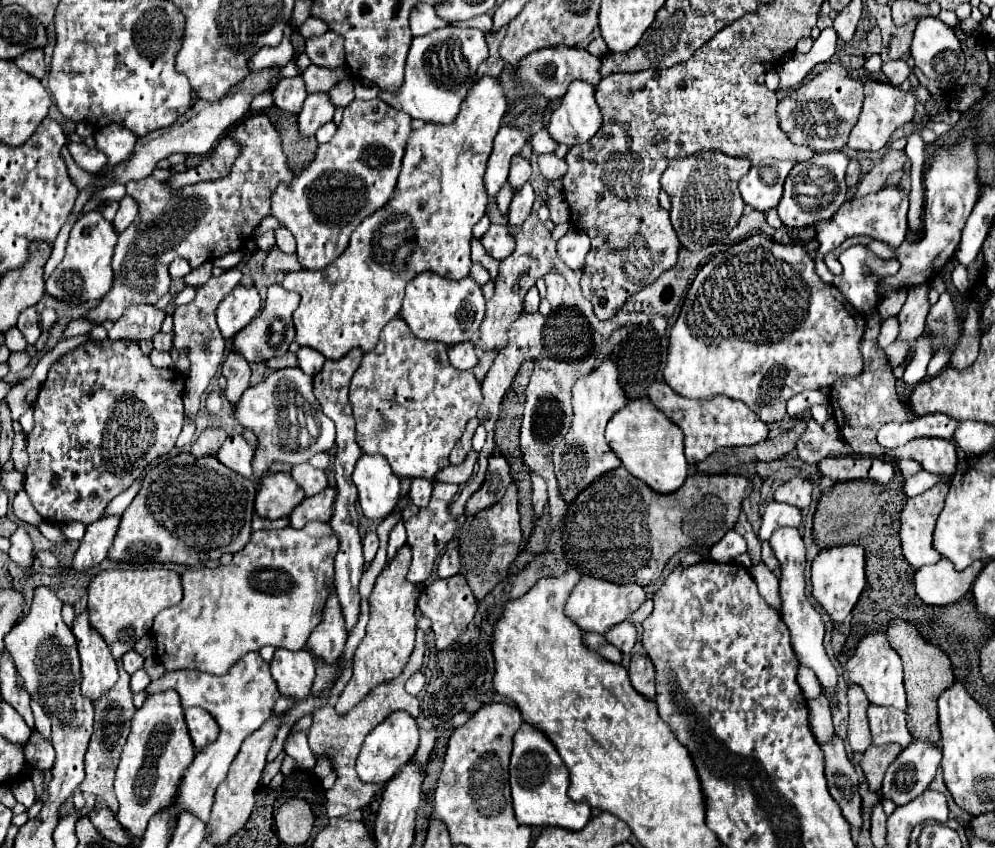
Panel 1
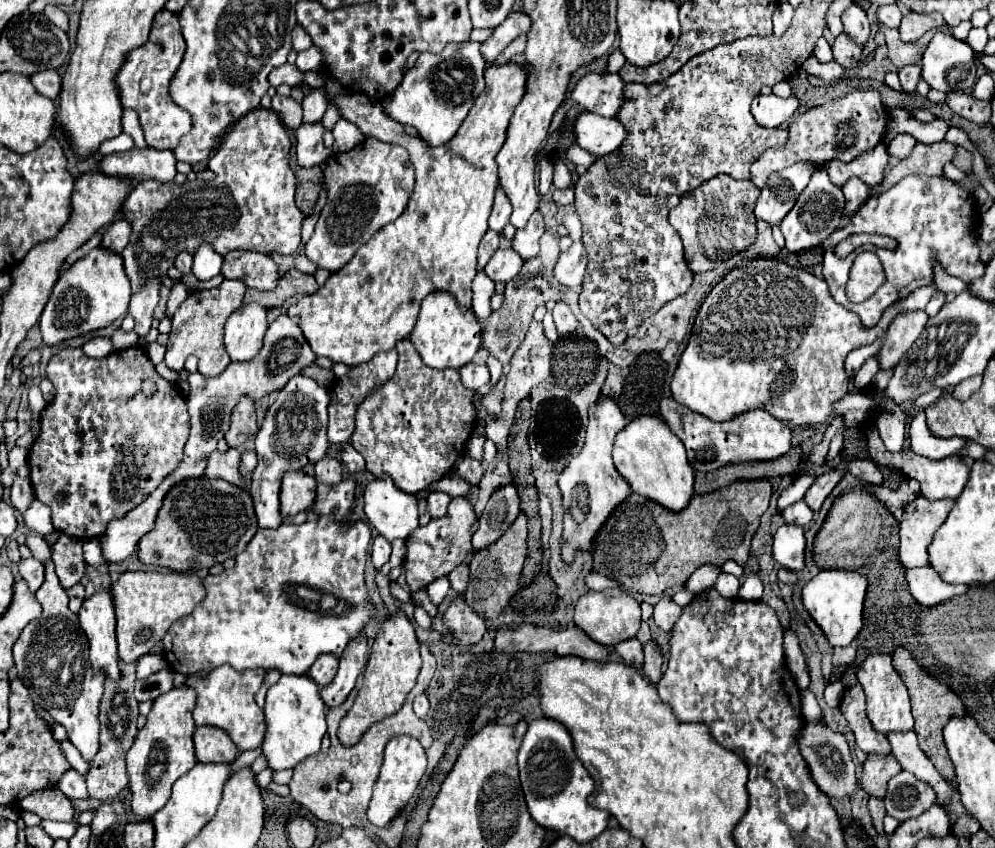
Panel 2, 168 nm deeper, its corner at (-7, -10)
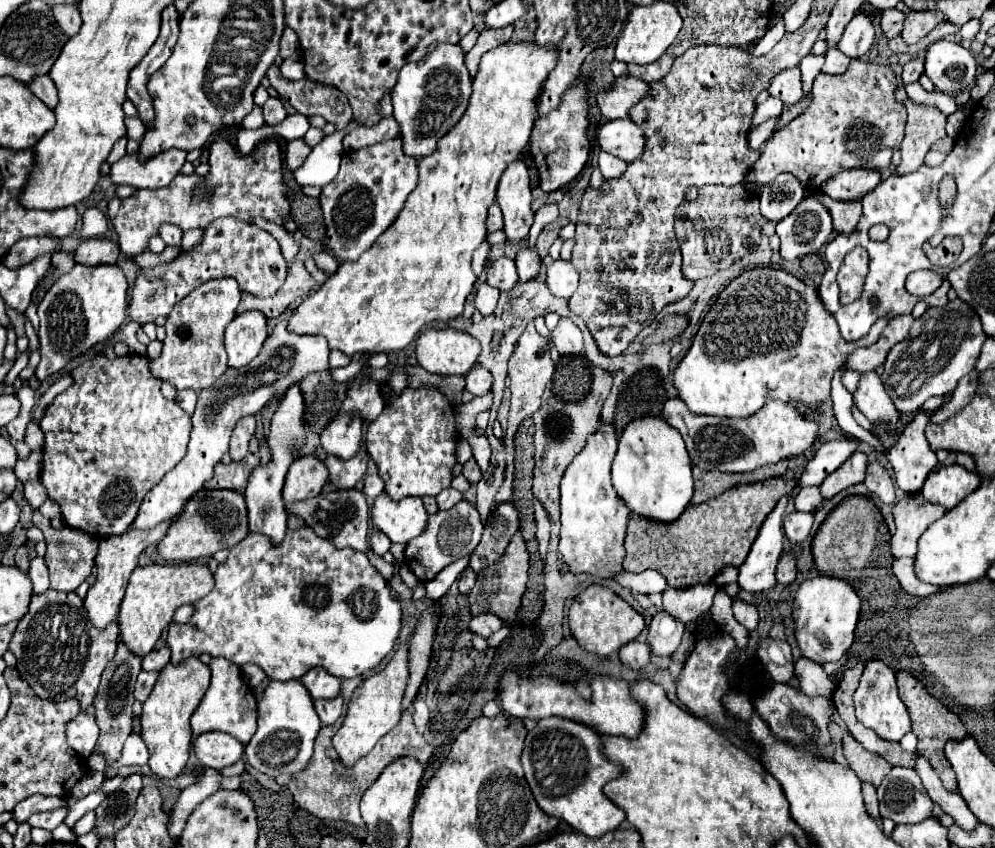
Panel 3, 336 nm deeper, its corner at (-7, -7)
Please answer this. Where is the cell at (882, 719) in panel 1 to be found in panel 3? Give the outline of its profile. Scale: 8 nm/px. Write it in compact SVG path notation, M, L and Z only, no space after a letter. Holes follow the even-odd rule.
M921 754L915 756L915 772L923 780L923 786L929 792L931 800L935 804L939 804L945 814L953 816L957 826L961 826L963 830L973 830L977 826L977 818L971 814L971 810L969 810L967 802L963 800L963 796L959 792L945 790L945 786L941 784L939 776L933 770L933 766Z

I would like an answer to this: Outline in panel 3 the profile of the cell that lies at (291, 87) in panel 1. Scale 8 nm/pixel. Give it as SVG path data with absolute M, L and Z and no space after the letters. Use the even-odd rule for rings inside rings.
M269 98L263 104L263 116L265 116L265 124L277 126L277 124L281 124L285 120L287 110L285 110L285 106L283 106L283 102L279 98Z

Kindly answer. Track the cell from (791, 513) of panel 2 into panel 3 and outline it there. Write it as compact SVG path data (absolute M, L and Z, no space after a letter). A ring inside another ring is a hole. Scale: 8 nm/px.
M803 488L795 498L795 510L799 512L815 512L823 504L823 498L819 496L819 488Z

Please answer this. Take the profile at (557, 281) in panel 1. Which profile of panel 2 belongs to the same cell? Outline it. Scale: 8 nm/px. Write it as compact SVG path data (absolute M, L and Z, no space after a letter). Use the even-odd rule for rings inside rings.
M557 303L557 305L553 307L551 313L553 313L555 325L557 325L557 333L559 333L559 337L569 337L569 335L577 329L577 319L575 319L575 315L571 313L569 305L565 305L565 303Z

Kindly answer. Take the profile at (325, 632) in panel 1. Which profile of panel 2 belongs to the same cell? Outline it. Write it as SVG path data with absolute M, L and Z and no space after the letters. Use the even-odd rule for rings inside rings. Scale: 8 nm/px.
M321 655L321 659L317 659L313 665L311 665L311 671L307 673L319 687L325 687L327 683L331 683L335 679L335 673L337 673L337 667L339 667L339 661L331 655Z

